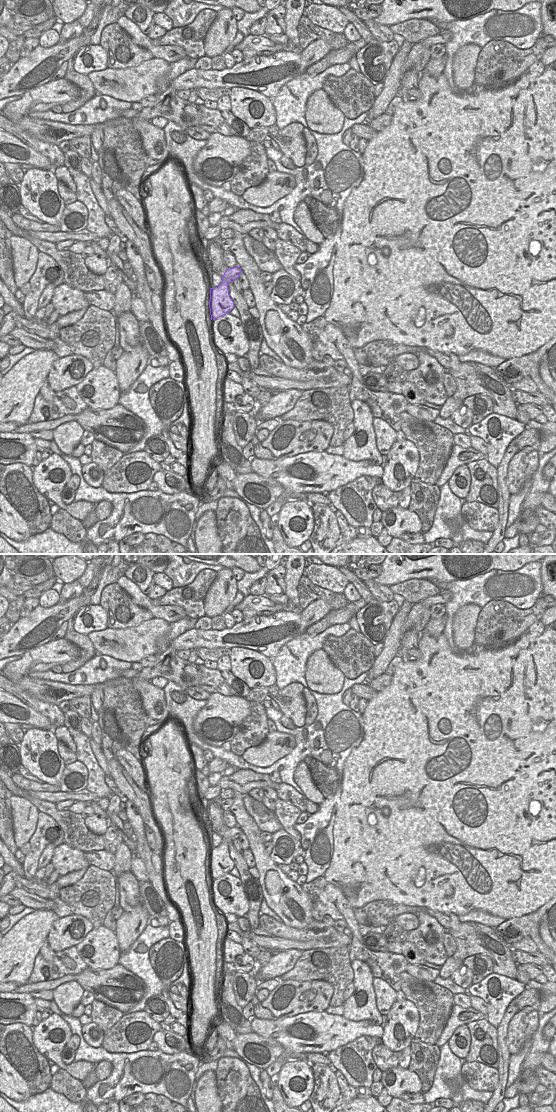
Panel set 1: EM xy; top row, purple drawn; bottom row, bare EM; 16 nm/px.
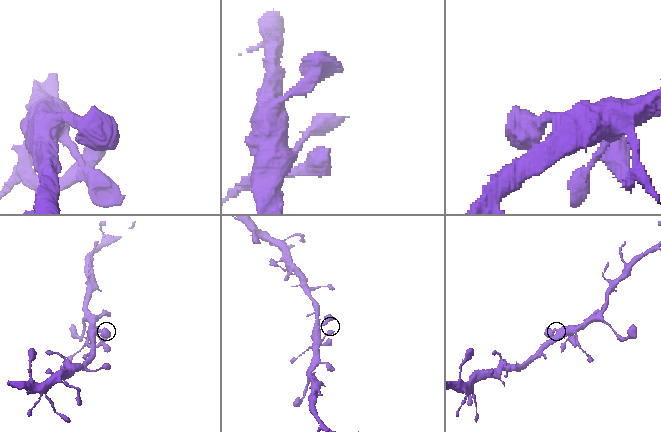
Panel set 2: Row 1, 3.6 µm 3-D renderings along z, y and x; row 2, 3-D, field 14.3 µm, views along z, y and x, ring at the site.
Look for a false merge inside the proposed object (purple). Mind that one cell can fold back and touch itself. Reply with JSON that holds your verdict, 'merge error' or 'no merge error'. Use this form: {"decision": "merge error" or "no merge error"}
{"decision": "no merge error"}

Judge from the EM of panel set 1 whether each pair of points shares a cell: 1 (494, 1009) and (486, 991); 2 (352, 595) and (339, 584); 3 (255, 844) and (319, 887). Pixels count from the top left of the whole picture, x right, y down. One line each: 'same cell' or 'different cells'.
1: same cell
2: different cells
3: different cells

